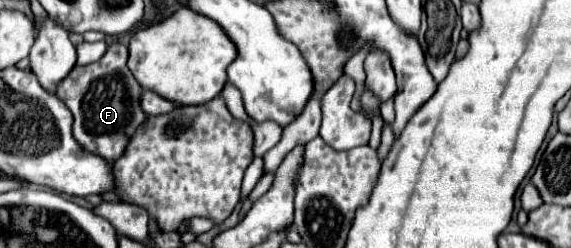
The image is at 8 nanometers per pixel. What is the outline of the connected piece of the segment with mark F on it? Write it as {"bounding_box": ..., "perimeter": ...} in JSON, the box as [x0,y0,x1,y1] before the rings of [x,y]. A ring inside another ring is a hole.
{"bounding_box":[58,42,146,160],"perimeter":[[[120,42],[110,44],[106,54],[92,64],[76,66],[72,76],[64,80],[64,86],[58,90],[58,98],[74,114],[74,136],[76,140],[94,154],[100,154],[106,160],[118,160],[124,156],[132,134],[144,124],[146,112],[142,110],[140,98],[144,86],[128,70],[128,48]]]}

